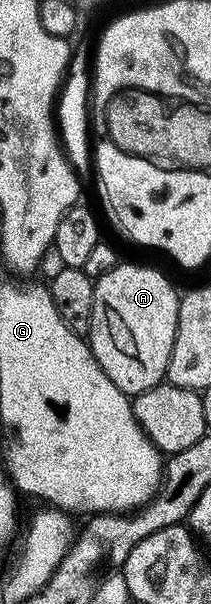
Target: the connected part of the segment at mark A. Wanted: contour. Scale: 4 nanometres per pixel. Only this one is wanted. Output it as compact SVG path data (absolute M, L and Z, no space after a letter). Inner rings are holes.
M125 262L104 272L94 283L88 341L108 380L120 392L133 396L163 385L176 340L180 294L160 271Z

